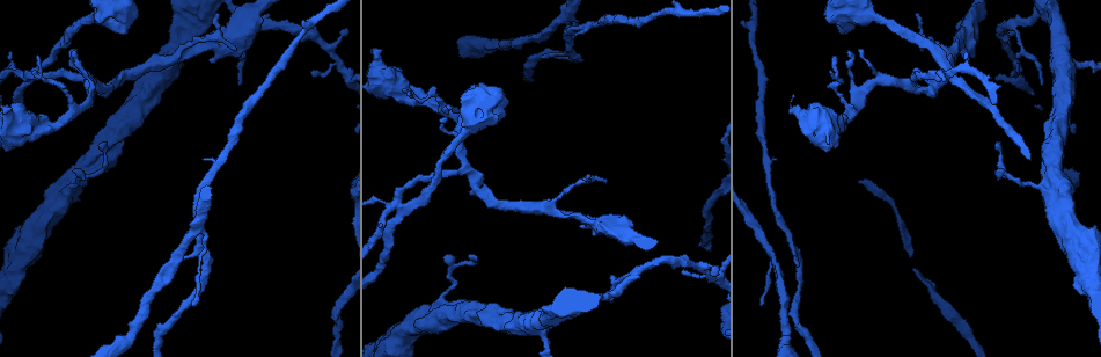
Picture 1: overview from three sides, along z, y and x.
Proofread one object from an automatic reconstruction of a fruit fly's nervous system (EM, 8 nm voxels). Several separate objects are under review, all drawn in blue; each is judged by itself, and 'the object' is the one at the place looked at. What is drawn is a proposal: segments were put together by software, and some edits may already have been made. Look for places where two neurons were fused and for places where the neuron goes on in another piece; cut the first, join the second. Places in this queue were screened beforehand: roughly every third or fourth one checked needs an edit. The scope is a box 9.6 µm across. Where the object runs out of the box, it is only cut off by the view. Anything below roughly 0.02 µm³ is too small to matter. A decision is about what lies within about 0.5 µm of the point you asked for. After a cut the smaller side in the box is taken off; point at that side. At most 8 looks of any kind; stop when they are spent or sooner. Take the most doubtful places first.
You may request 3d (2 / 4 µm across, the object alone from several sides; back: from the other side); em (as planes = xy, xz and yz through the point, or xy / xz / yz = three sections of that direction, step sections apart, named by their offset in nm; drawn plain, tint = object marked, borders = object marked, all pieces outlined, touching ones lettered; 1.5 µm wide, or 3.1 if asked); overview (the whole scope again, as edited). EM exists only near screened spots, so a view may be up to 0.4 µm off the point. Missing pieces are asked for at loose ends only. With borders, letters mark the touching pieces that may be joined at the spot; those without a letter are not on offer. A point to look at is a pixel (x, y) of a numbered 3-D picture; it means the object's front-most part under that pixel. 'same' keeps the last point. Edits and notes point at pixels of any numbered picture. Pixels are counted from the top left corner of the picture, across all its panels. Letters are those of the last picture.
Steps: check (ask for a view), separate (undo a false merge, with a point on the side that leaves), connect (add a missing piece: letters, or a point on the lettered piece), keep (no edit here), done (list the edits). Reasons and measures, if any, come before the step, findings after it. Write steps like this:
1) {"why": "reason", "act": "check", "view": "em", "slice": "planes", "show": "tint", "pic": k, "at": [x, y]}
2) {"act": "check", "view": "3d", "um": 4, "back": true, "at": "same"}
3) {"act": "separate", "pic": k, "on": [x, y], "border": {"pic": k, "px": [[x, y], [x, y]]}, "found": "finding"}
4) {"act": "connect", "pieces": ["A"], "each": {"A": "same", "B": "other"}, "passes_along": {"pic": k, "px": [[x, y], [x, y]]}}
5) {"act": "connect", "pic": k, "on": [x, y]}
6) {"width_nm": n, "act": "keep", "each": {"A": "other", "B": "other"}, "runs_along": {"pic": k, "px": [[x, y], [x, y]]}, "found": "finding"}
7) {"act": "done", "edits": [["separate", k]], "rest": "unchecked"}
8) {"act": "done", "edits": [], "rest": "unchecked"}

{"why": "looks like a crossing", "act": "check", "view": "3d", "um": 4, "back": true, "pic": 1, "at": [397, 206]}

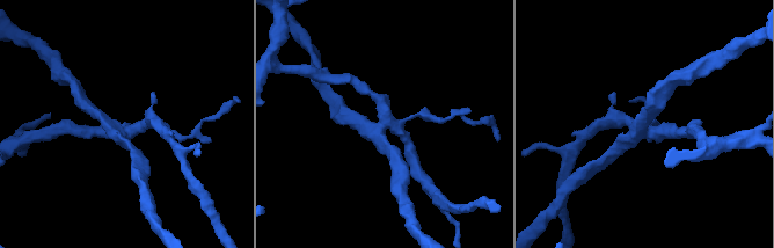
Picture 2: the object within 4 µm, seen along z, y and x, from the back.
{"why": "need the tissue", "act": "check", "view": "em", "slice": "xz", "step": 4, "show": "borders", "pic": 2, "at": [645, 133]}

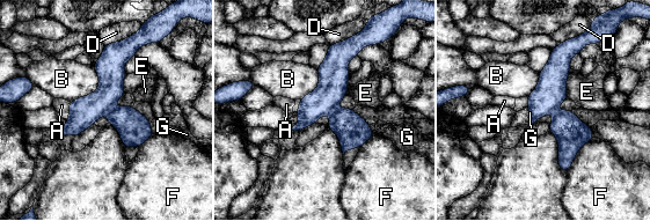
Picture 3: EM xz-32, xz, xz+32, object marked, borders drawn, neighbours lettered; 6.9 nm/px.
{"act": "separate", "pic": 3, "on": [133, 127], "each": {"A": "other", "B": "other", "D": "other", "E": "other", "F": "other", "G": "other"}, "border": {"pic": 3, "px": [[112, 107], [106, 113]]}, "found": "two neurons meet here"}

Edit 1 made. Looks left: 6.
{"why": "redraw", "act": "check", "view": "overview"}

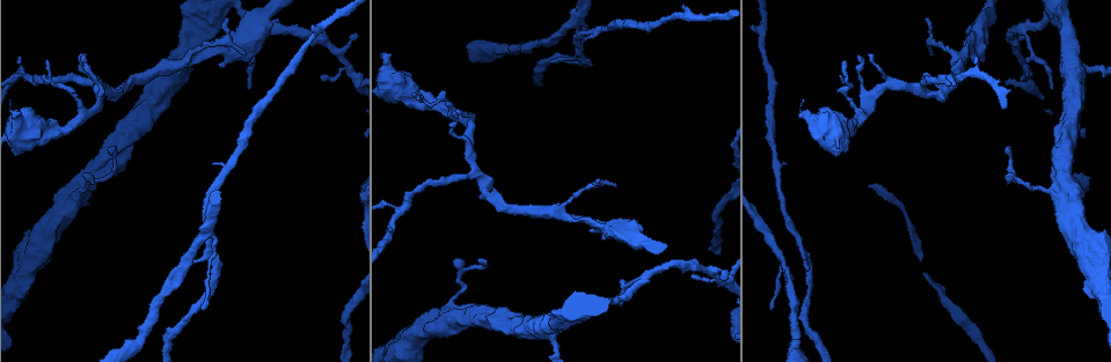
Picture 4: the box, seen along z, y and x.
{"why": "branch point", "act": "check", "view": "3d", "um": 4, "pic": 4, "at": [1085, 69]}

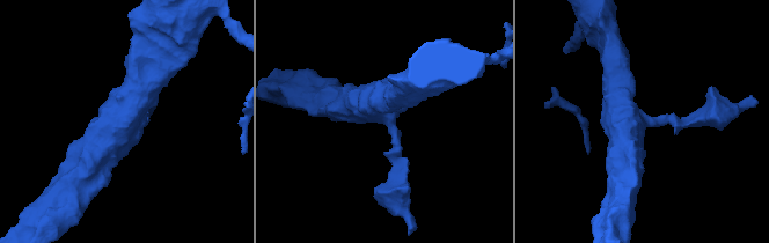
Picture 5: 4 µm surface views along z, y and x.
{"arms": 3, "arm_widths_nm": [160, 420, 460], "act": "check", "view": "em", "slice": "planes", "show": "borders", "pic": 5, "at": [641, 117]}

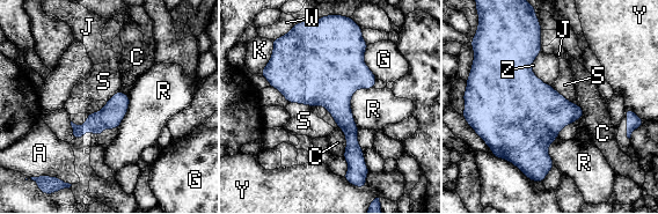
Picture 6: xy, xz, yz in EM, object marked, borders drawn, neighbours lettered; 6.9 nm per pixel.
{"act": "keep", "each": {"A": "other", "C": "other", "G": "other", "J": "other", "K": "other", "R": "other", "S": "other", "W": "other", "Y": "other", "Z": "other"}, "found": "one neuron here"}

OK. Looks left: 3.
{"why": "two arms in line, one across", "act": "check", "view": "3d", "um": 4, "pic": 4, "at": [185, 62]}

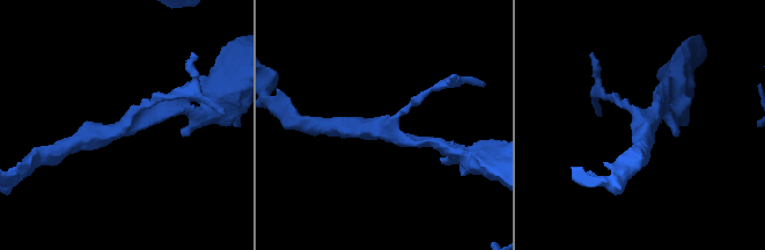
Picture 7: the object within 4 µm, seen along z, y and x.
{"arms": 3, "act": "check", "view": "em", "slice": "planes", "show": "plain", "pic": 7, "at": [380, 130]}

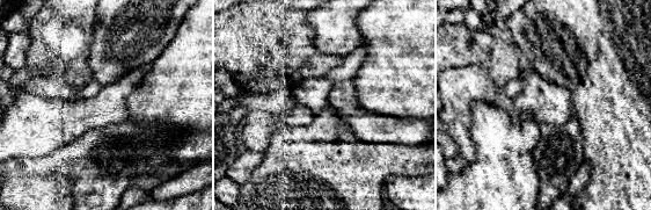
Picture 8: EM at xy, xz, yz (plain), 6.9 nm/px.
{"act": "check", "view": "em", "slice": "planes", "show": "borders", "at": "same"}

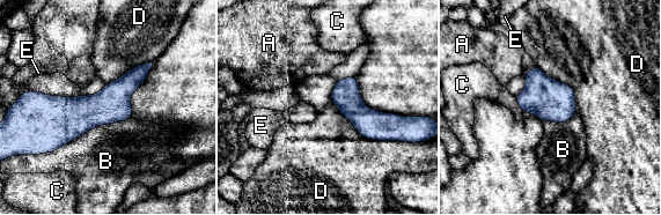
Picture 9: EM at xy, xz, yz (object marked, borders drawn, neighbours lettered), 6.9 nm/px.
{"width_nm": 240, "act": "keep", "each": {"A": "other", "B": "other", "C": "other", "D": "other", "E": "other"}, "found": "all the same neuron"}

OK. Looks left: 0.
{"act": "done", "edits": [["separate", 3]], "rest": "unchecked"}

